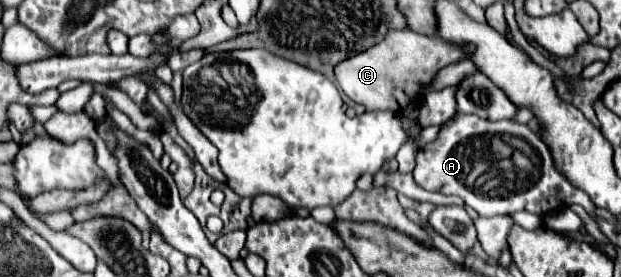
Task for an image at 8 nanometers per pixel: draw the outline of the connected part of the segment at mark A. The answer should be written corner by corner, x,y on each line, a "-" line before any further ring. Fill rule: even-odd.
458,114
452,122
448,122
448,124
438,132
438,138
436,138
434,142
428,142
424,148
418,150
413,177
416,180
416,184
422,186
424,190
460,196
470,208
474,208
474,210
478,212
478,216
486,216
486,218
498,216
498,214
510,216
510,214
520,212
520,210
526,210
526,212
544,216
544,214
562,210
562,208
572,206
572,204
584,206
584,210
586,210
590,216
594,216
594,210
596,210
596,206
592,204
592,200
588,200
588,196
584,196
584,192
580,192
578,188
574,188
574,186
554,168
550,150
548,150
546,144
540,140
540,136
538,136
534,130
530,130
528,126
516,124
516,122
490,122
490,120
484,120
484,118
478,118
478,116
-
494,136
498,136
500,142
504,140
508,146
514,148
512,160
510,160
510,156
508,156
508,158
492,158
492,156
488,156
488,148
492,146
492,138
494,138
-
478,150
484,150
484,152
486,152
484,158
478,158
478,156
480,156

